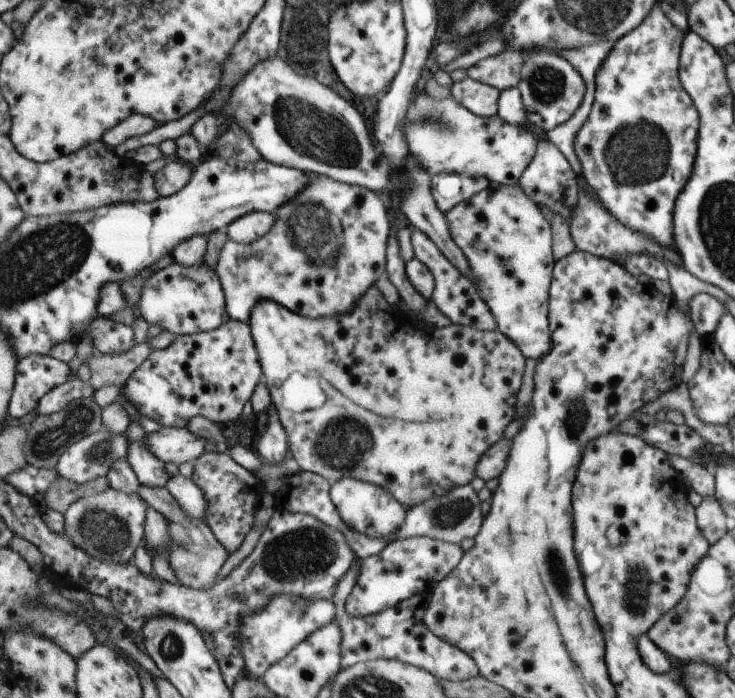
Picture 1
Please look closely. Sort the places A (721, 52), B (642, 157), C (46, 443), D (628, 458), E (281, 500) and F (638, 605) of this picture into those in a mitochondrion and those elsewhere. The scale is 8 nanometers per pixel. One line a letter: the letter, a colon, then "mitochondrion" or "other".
A: other
B: mitochondrion
C: mitochondrion
D: other
E: other
F: mitochondrion

